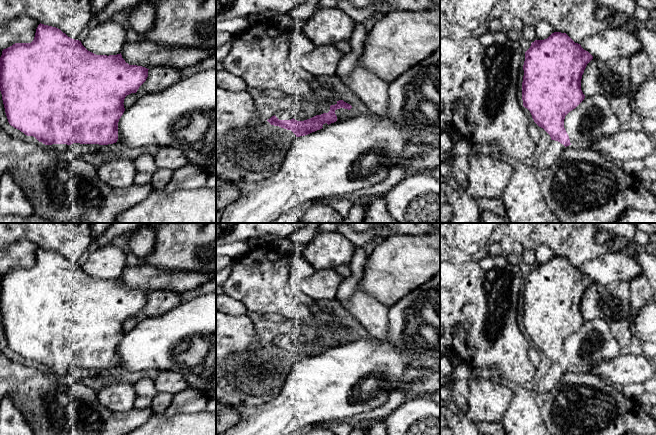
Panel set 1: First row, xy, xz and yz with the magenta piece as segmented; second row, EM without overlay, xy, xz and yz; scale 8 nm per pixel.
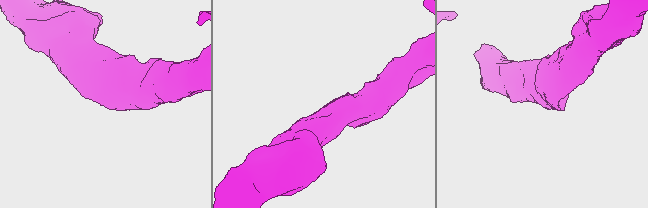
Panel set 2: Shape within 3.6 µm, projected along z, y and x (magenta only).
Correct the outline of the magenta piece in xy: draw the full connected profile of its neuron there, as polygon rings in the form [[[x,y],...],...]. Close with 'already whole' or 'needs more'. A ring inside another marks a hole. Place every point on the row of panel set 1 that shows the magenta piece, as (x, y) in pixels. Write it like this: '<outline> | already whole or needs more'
[[[39,24],[34,40],[31,43],[15,43],[3,49],[0,57],[0,91],[8,122],[14,128],[20,130],[27,136],[35,137],[39,142],[50,145],[58,155],[63,155],[73,143],[108,145],[116,143],[118,140],[118,122],[123,115],[124,99],[131,93],[136,93],[139,87],[146,81],[148,70],[145,67],[129,65],[122,58],[121,53],[117,55],[96,55],[88,51],[79,40],[72,39],[60,29],[44,24]]] | needs more

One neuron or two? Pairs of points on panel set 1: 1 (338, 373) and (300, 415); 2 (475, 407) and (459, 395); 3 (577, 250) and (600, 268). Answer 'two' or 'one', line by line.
1: one
2: two
3: two

